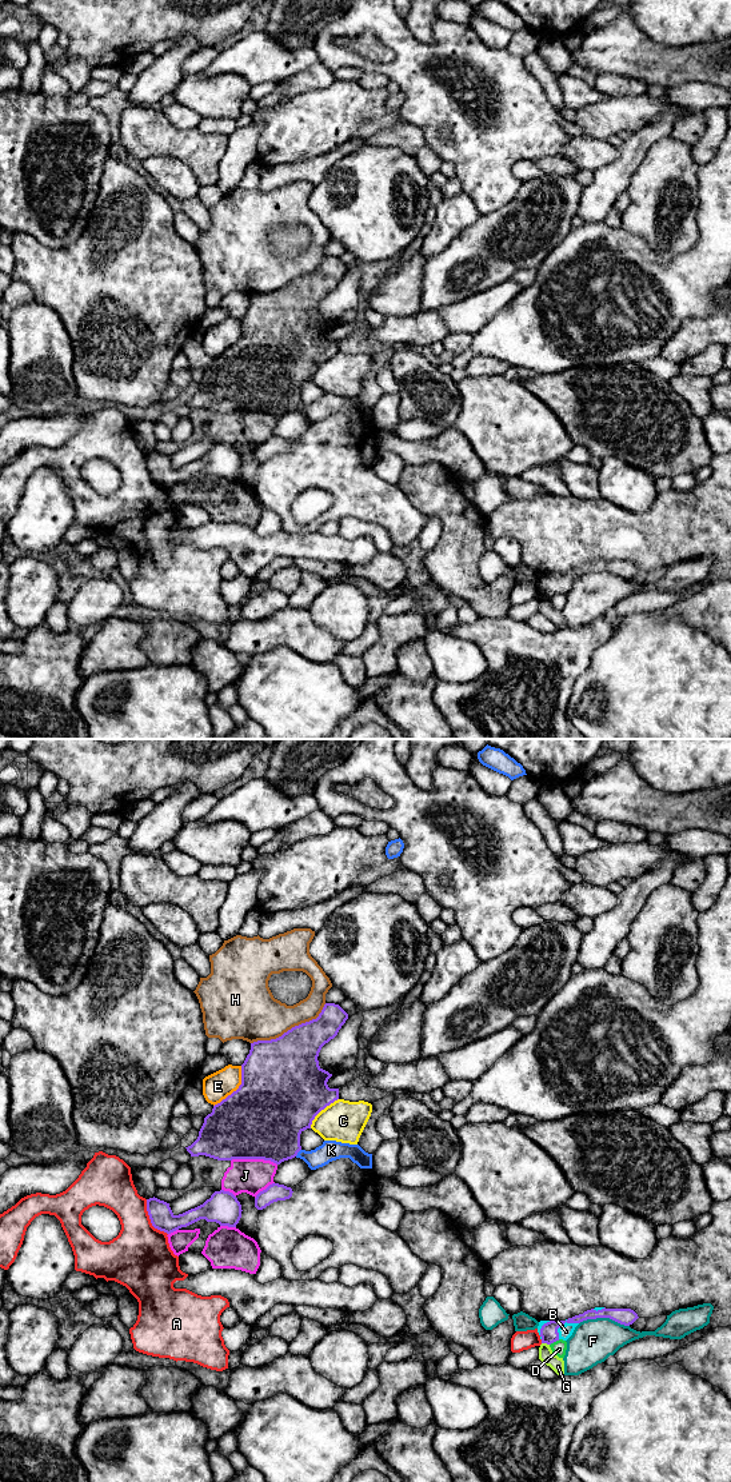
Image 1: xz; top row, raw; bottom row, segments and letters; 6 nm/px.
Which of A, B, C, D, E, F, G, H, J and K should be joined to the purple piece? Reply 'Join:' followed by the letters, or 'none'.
Join: B

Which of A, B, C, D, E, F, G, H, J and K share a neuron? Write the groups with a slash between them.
A / B / C / D / E / F / G / H / J / K

